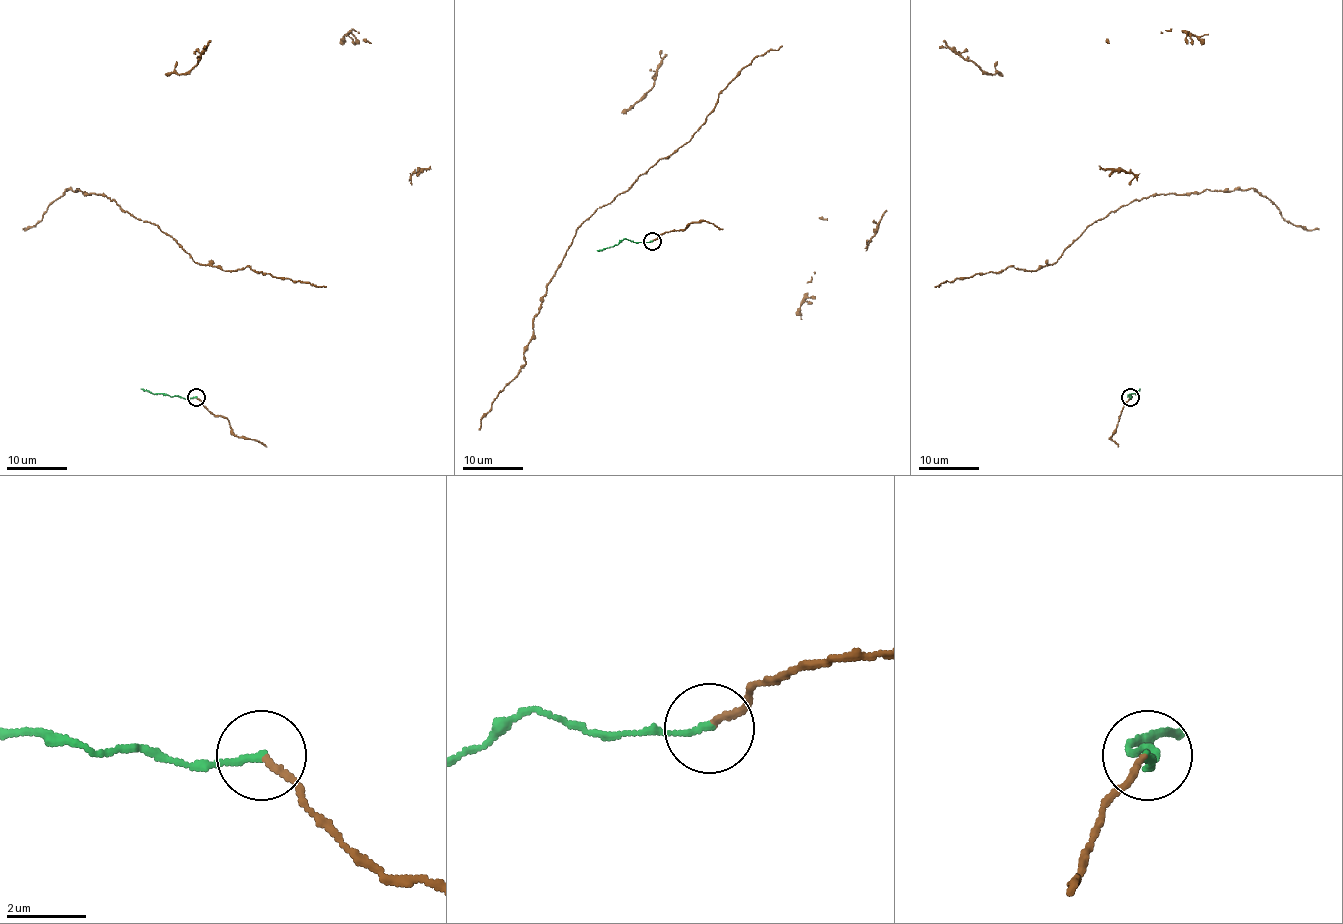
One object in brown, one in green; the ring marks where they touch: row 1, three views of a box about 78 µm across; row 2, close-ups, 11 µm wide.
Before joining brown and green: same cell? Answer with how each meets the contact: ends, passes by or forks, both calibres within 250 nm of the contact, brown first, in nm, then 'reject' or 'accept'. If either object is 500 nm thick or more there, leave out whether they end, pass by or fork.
brown ends; green ends; calibres 140 and 180 nm; accept

